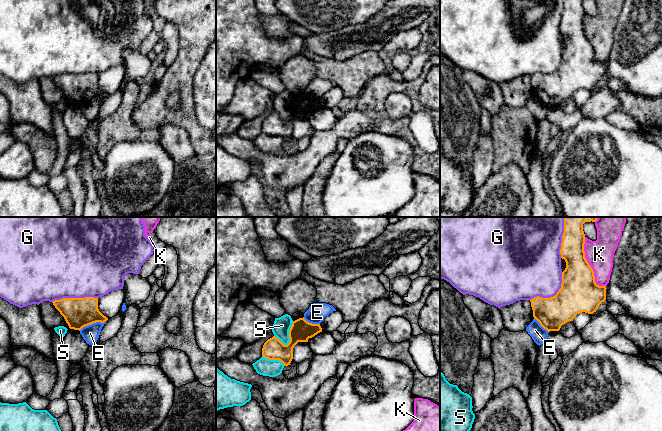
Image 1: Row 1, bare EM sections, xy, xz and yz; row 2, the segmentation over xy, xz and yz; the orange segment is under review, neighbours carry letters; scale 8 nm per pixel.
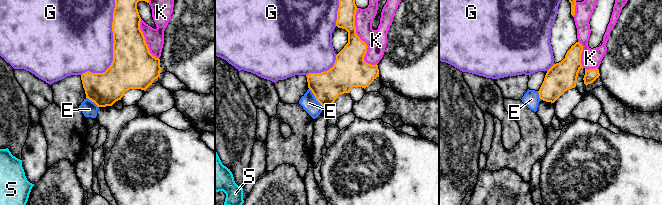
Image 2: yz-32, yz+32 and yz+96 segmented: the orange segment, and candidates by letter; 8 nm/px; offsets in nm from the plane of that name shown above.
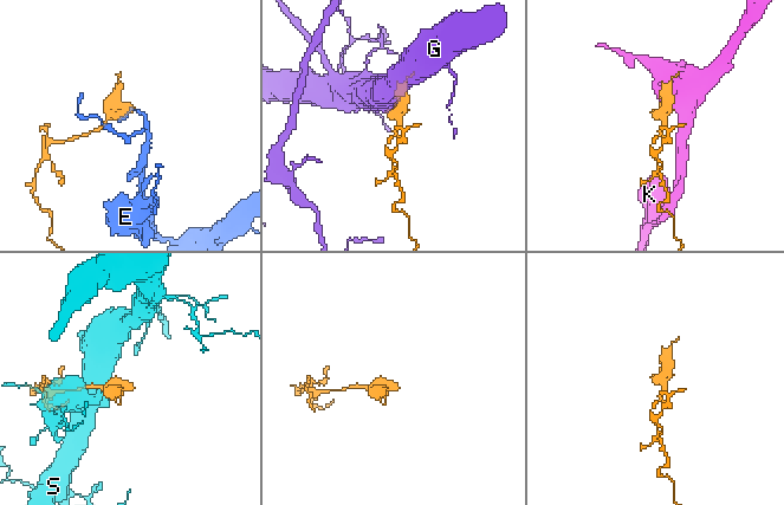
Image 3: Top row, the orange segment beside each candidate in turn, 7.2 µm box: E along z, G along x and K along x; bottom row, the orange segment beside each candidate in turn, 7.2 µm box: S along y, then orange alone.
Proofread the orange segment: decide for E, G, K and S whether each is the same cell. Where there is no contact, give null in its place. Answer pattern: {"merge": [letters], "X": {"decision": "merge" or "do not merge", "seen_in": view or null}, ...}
{"merge": [], "E": {"decision": "do not merge", "seen_in": "xy"}, "G": {"decision": "do not merge", "seen_in": "yz"}, "K": {"decision": "do not merge", "seen_in": "yz"}, "S": {"decision": "do not merge", "seen_in": "xz"}}

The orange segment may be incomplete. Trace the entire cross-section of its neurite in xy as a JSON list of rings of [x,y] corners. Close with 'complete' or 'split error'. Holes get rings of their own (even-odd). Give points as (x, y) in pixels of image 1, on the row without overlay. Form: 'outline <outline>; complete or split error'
outline [[[63,74],[52,79],[70,105],[80,107],[85,102],[108,96],[98,85],[98,74]]]; complete

